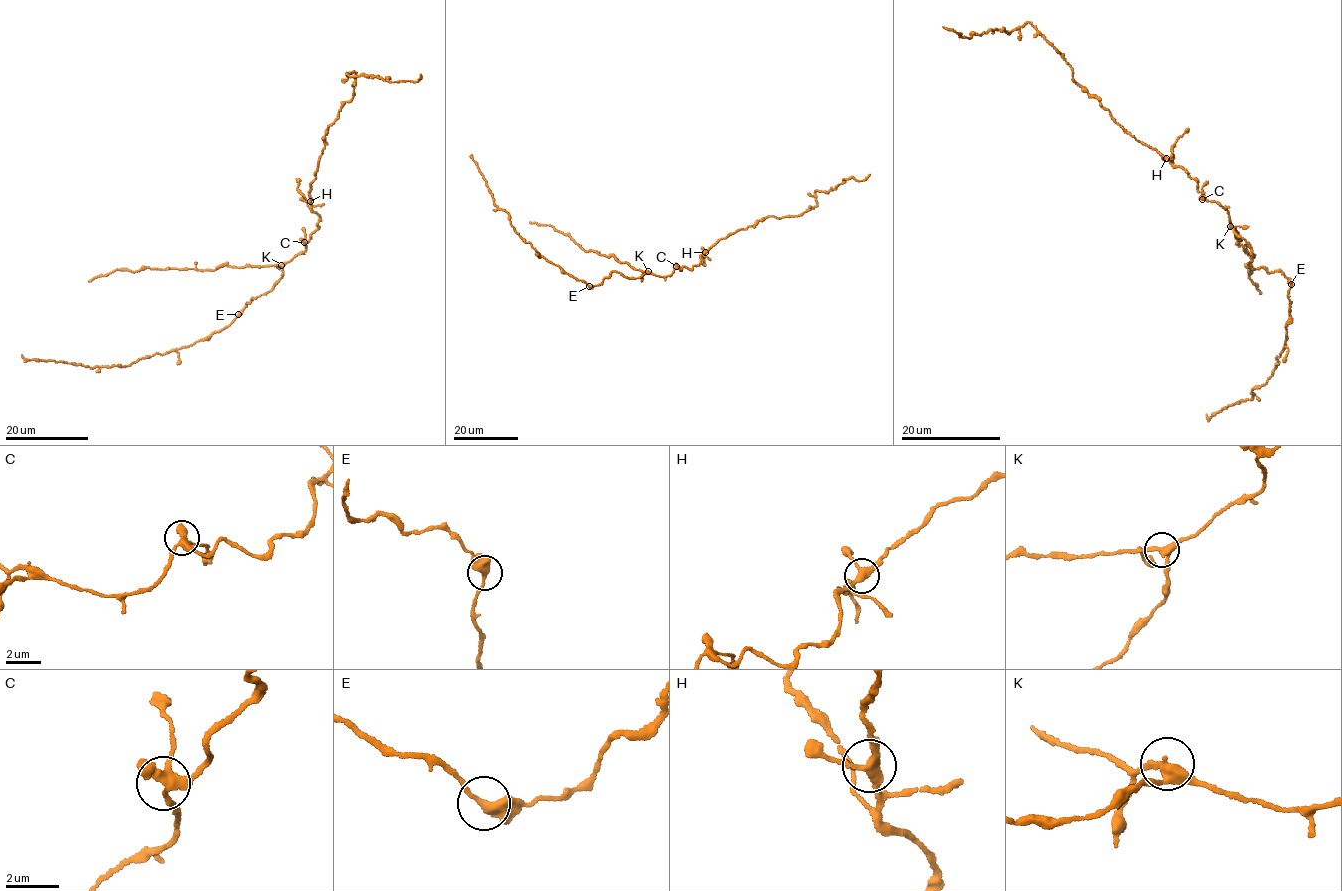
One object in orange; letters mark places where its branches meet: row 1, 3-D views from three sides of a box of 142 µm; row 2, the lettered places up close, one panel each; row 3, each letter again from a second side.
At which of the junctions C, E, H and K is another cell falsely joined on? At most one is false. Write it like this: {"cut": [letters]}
{"cut": ["K"]}

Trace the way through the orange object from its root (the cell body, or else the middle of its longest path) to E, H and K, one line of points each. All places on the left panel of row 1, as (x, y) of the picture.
E: (303, 251), (286, 263), (281, 278), (271, 290), (252, 298), (238, 314)
H: (303, 251), (311, 234), (317, 229), (319, 217), (310, 201)
K: (303, 251), (281, 265)

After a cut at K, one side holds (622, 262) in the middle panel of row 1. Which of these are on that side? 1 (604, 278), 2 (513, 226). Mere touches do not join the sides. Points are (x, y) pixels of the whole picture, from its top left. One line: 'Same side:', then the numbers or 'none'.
Same side: none

